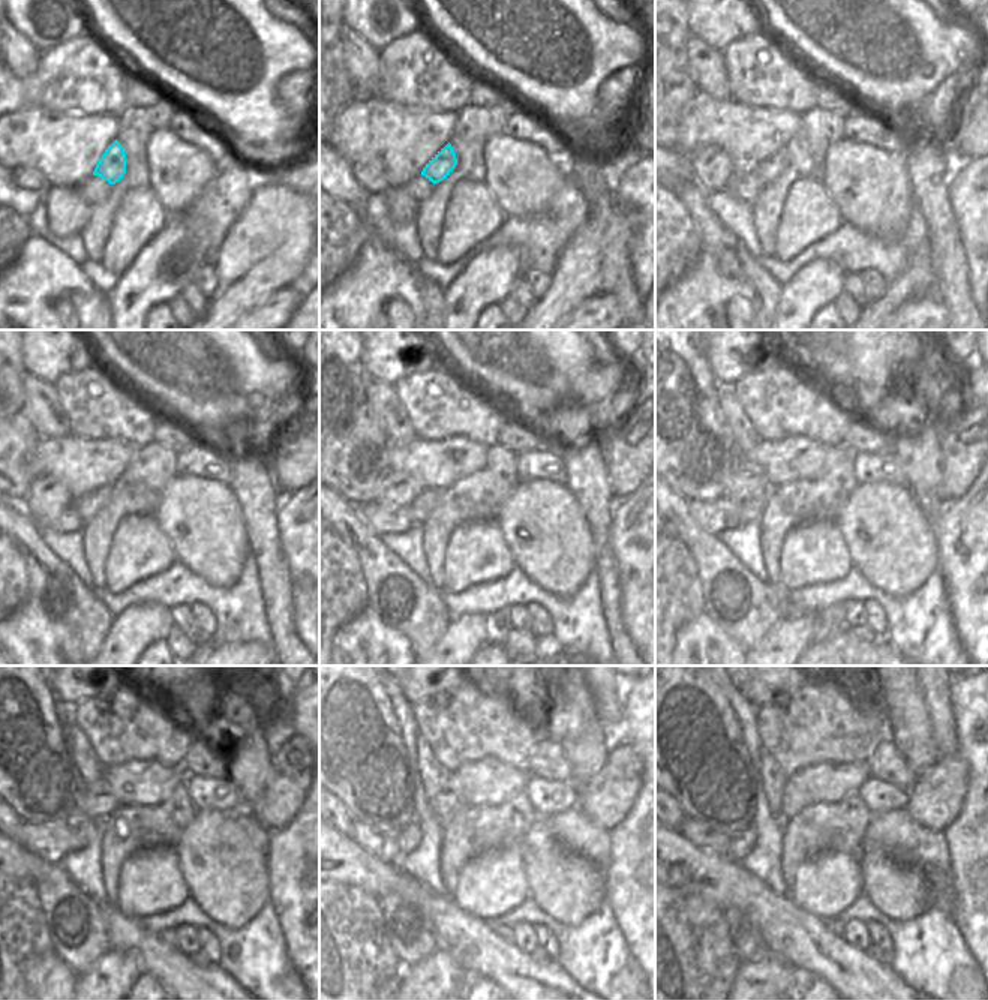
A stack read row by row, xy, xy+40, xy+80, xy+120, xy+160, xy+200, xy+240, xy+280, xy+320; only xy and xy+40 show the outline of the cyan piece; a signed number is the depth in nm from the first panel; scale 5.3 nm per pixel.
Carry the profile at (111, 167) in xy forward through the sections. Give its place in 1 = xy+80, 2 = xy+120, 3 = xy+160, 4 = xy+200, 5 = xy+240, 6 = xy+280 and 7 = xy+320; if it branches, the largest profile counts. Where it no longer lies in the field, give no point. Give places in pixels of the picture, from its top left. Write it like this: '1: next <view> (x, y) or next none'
1: next xy+80 (771, 168)
2: next xy+120 (87, 507)
3: next xy+160 (423, 504)
4: next xy+200 (751, 510)
5: next xy+240 (81, 828)
6: next xy+280 (410, 838)
7: next xy+320 (741, 843)

